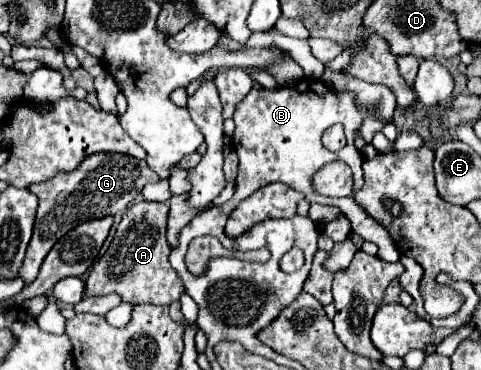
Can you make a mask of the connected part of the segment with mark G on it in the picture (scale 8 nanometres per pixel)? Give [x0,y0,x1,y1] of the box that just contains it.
[19,152,159,284]

